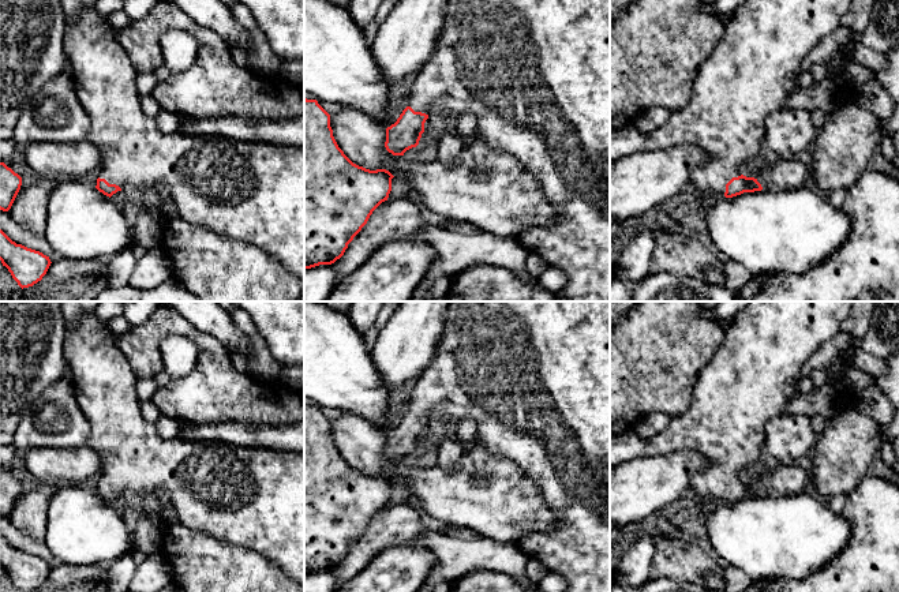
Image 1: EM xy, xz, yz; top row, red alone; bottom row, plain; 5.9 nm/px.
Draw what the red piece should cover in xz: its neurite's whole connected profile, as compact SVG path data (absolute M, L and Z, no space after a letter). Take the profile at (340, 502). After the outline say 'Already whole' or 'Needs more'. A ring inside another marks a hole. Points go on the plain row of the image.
M304 404L304 574L331 570L344 561L348 550L367 529L372 517L387 506L393 483L386 475L370 476L353 469L333 442L330 420L316 405Z. Already whole

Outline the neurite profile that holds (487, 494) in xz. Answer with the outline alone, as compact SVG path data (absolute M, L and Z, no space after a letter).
M344 413L330 421L330 432L338 453L356 471L370 476L386 475L402 484L422 507L434 518L461 531L473 531L479 536L502 543L518 543L529 532L551 532L558 520L555 512L544 503L542 490L532 483L516 462L490 453L480 439L465 449L452 472L411 467L393 461L385 453L386 431L353 413Z

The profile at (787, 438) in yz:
M778 415L764 428L764 449L779 464L795 462L816 446L817 435L808 415Z

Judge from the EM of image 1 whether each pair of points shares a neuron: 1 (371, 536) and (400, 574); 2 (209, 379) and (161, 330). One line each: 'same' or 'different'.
1: different
2: same

